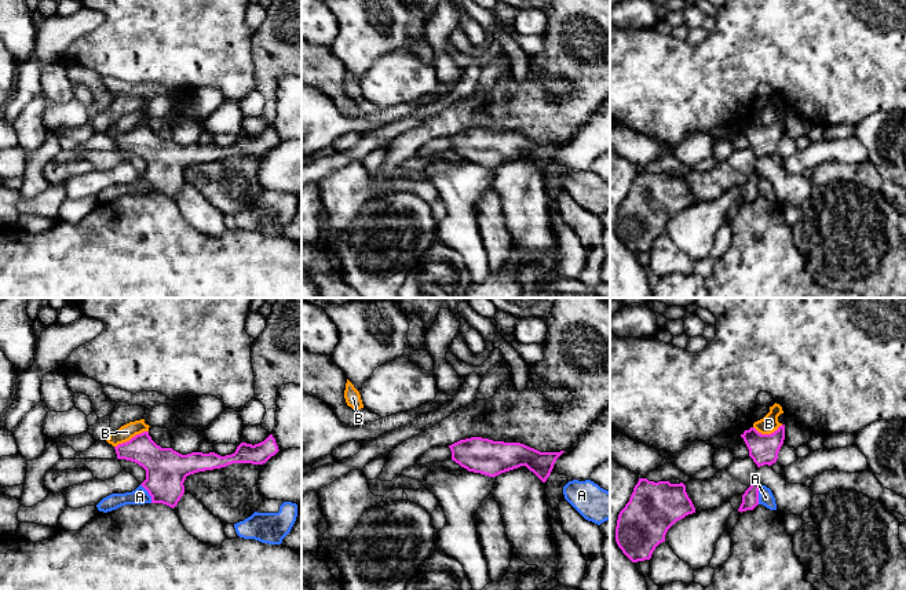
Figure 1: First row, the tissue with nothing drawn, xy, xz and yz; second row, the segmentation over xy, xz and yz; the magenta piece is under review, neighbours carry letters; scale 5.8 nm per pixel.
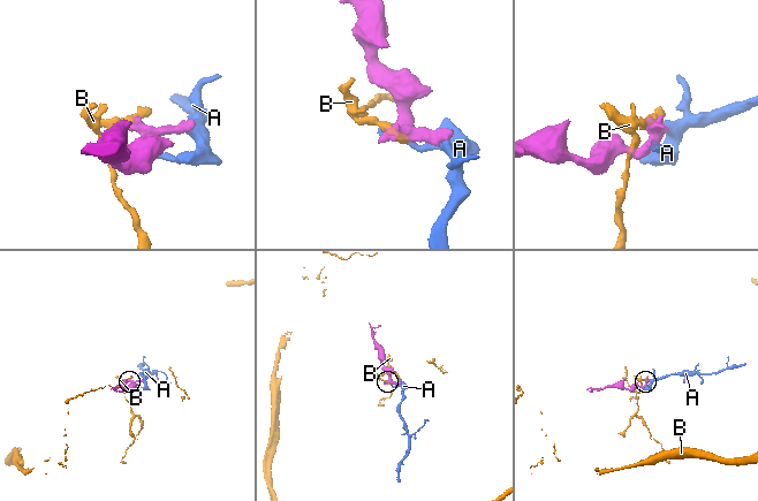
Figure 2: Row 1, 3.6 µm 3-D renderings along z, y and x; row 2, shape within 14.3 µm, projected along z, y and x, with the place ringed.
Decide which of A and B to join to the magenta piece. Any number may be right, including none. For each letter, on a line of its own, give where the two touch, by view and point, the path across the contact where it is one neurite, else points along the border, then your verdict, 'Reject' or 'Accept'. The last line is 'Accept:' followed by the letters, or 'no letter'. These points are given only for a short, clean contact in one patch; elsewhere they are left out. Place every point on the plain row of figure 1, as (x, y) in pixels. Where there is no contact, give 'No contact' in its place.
A: Touches magenta at yz (757, 185). Accept
B: Touches magenta at xy (132, 128). Boundary: xy (148, 121), (114, 138). Reject
Accept: A

